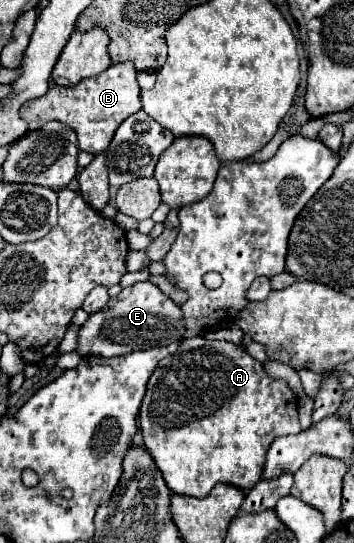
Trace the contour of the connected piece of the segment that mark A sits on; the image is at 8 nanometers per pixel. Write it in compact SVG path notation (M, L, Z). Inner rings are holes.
M202 335L198 337L192 337L192 339L186 339L178 351L174 355L168 355L164 357L160 363L158 363L158 369L154 371L154 375L150 377L148 385L146 385L146 395L142 399L142 405L140 405L140 413L138 413L138 421L140 421L140 429L144 433L144 445L146 449L152 453L158 469L162 471L164 475L164 481L166 485L172 489L172 493L178 493L178 495L190 495L190 497L206 497L212 487L216 483L230 483L238 489L244 489L244 491L250 491L262 477L262 471L264 471L264 461L266 461L266 453L268 453L268 447L272 445L272 441L276 437L282 437L282 435L294 435L294 433L300 433L302 427L298 423L298 399L296 395L292 393L292 389L288 387L288 383L284 379L274 379L270 377L266 371L264 371L264 365L260 361L256 361L252 355L248 355L242 347L238 347L236 343L230 343L230 341L210 341L210 339L204 339Z

